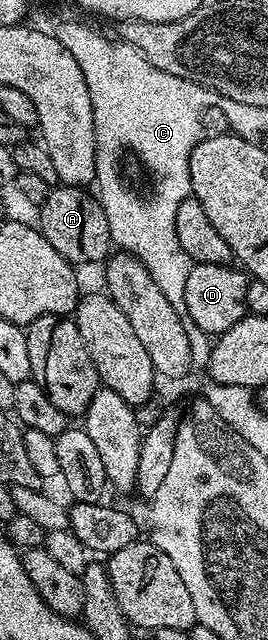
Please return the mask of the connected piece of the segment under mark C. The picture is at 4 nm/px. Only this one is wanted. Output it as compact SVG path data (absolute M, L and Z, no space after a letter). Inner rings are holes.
M64 21L57 29L54 36L74 60L78 67L82 67L82 75L86 75L86 87L90 87L90 103L94 107L94 127L96 128L96 180L95 188L100 188L98 200L102 211L106 211L106 223L110 223L110 235L112 244L117 250L134 255L146 267L150 273L150 279L158 283L162 295L174 307L178 319L182 319L182 328L186 330L186 339L190 343L190 355L192 367L196 371L207 370L208 360L212 354L212 341L209 334L204 333L190 319L190 311L186 311L186 279L193 267L193 260L186 251L182 251L182 243L178 243L178 235L174 231L174 219L178 213L178 207L184 202L185 197L192 196L192 184L190 183L190 155L194 147L204 137L202 127L202 115L204 108L210 103L209 90L204 89L198 83L178 79L178 75L170 75L166 71L158 71L134 47L125 45L119 39L107 41L100 33L79 25L76 21ZM129 149L136 153L136 157L148 168L152 176L153 193L149 197L139 197L130 186L124 182L120 174L120 156Z

